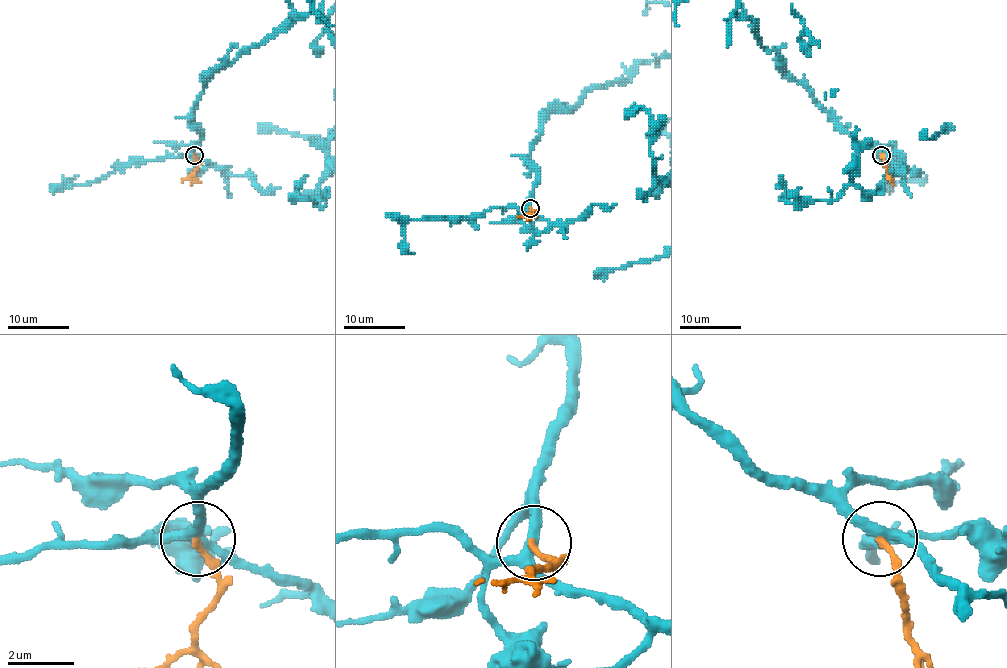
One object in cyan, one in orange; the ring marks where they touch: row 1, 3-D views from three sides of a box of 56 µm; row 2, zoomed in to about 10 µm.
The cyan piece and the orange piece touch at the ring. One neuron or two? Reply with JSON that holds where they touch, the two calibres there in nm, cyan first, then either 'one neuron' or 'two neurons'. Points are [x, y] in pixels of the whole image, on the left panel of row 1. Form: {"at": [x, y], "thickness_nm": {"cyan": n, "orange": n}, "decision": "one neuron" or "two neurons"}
{"at": [194, 155], "thickness_nm": {"cyan": 280, "orange": 180}, "decision": "two neurons"}

